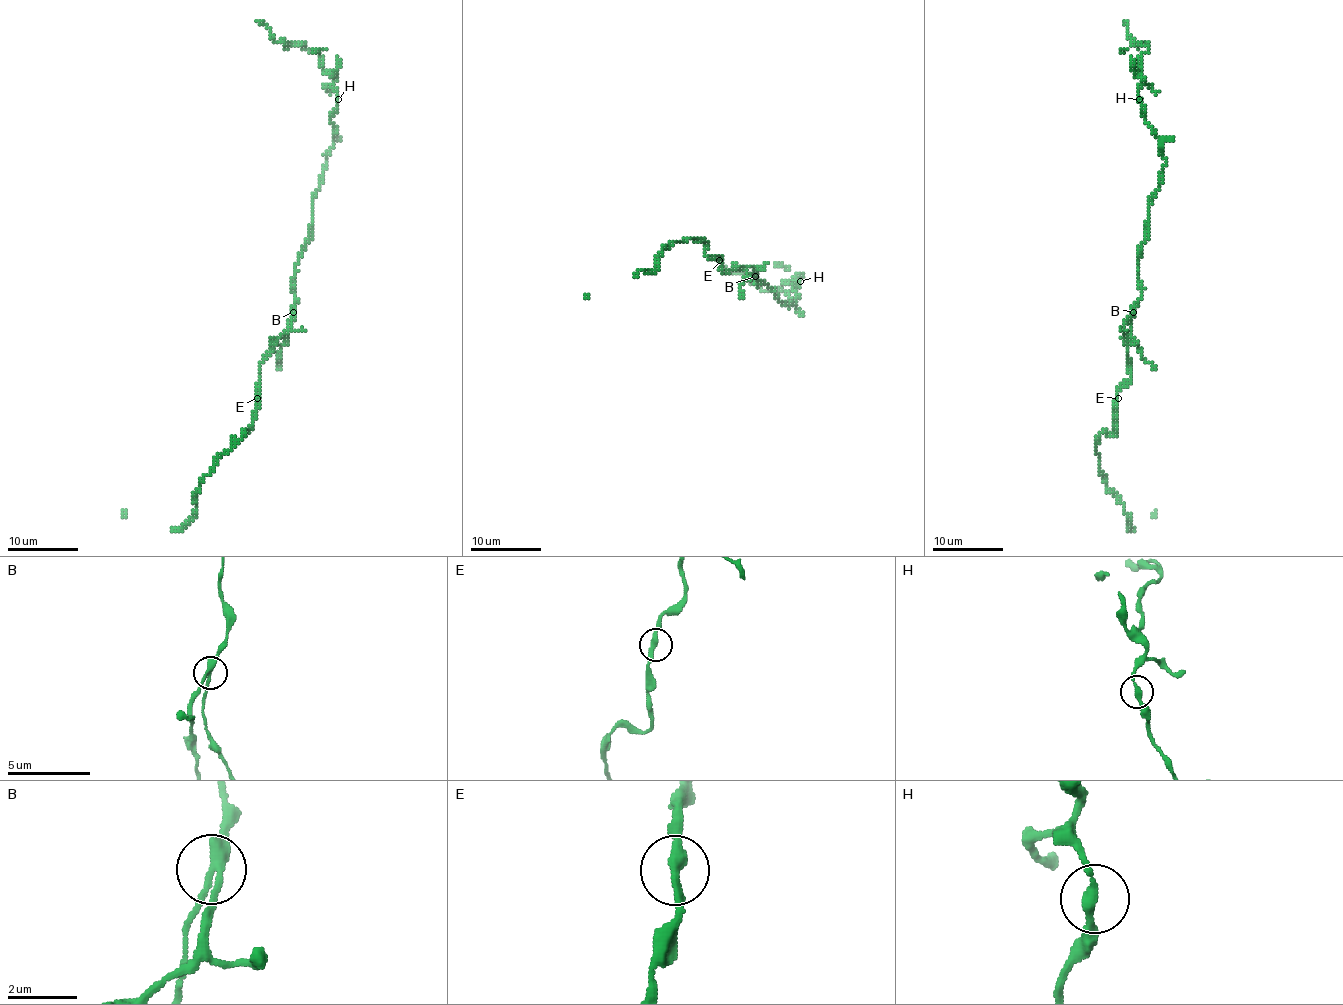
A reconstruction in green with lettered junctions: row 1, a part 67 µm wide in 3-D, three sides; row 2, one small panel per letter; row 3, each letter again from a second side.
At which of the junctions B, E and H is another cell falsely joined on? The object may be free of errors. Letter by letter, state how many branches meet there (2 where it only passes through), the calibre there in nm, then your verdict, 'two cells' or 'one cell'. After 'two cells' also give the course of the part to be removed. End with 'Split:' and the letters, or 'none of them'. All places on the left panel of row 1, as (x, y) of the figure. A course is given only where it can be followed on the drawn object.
B: 3 | 280 nm | two cells | (292, 312), (276, 370)
E: 2 | 280 nm | one cell
H: 2 | 260 nm | one cell
Split: B

